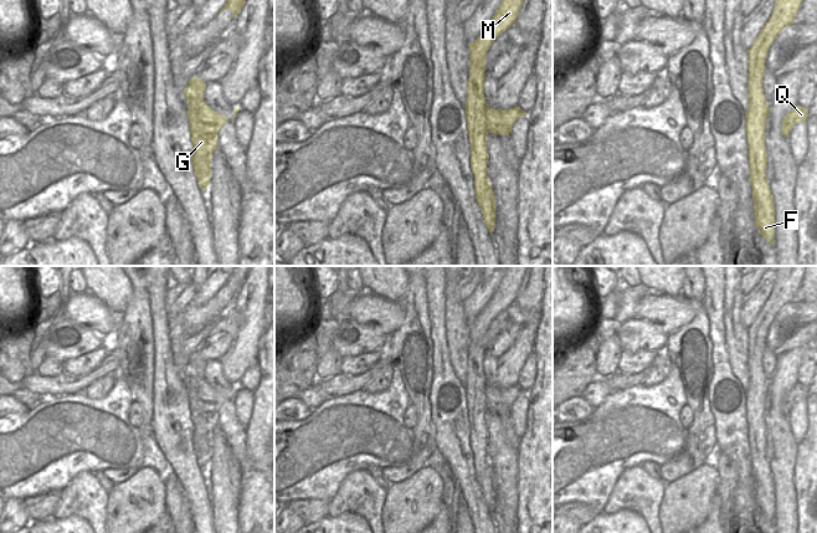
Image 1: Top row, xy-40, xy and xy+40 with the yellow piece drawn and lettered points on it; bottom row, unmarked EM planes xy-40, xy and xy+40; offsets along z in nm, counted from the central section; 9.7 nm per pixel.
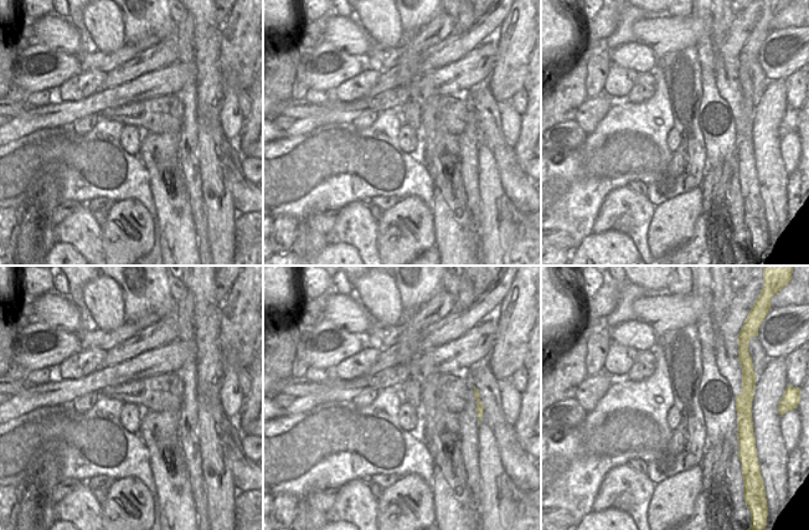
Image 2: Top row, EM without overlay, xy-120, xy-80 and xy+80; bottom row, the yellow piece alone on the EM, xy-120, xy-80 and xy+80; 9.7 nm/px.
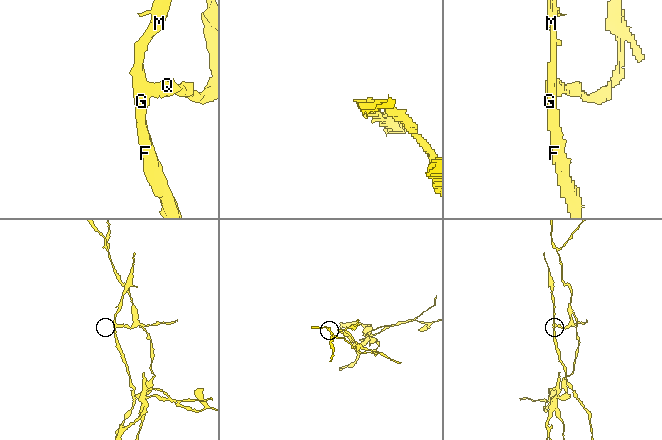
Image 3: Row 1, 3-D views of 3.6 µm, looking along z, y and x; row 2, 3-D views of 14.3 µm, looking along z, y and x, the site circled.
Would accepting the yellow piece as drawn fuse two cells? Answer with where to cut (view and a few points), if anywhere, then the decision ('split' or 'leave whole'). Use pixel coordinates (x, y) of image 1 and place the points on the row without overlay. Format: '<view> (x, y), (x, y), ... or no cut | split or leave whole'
xy-40 (204, 379), (199, 384), (200, 406), (206, 411), (216, 414) | split

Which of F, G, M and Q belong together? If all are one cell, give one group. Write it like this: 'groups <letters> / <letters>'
groups F G M / Q

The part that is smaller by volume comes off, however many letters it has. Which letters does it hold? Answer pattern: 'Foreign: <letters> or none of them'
Foreign: F, G, M

